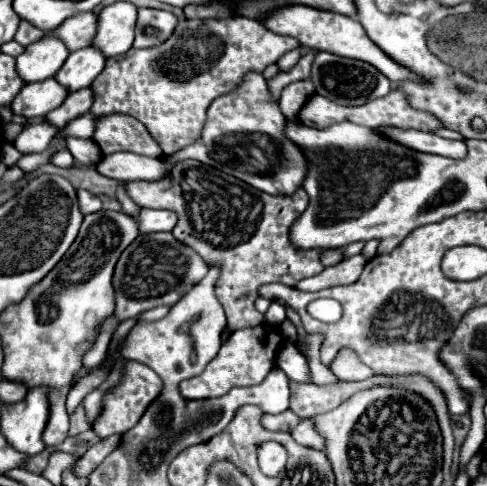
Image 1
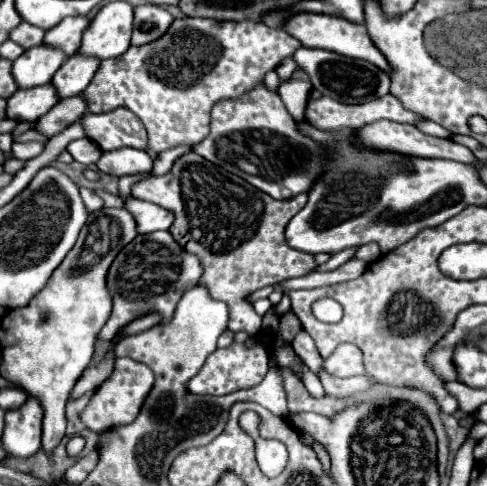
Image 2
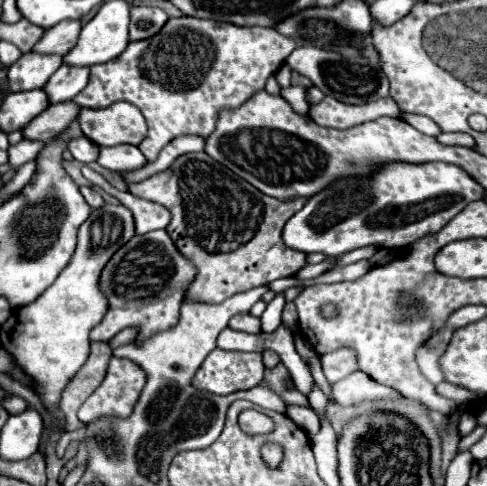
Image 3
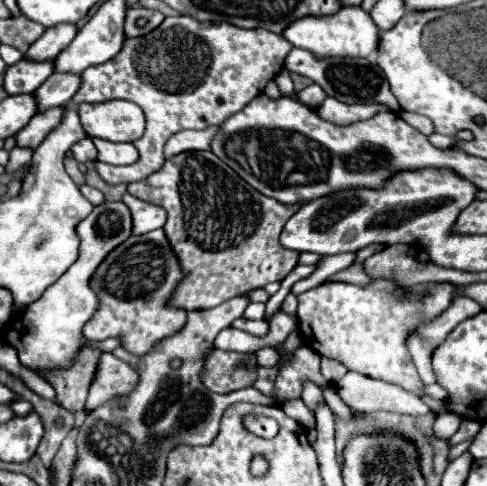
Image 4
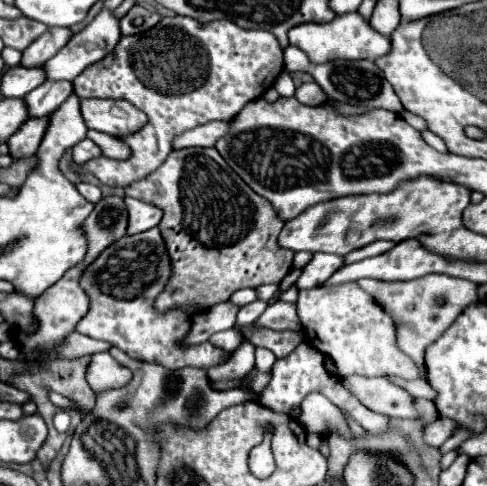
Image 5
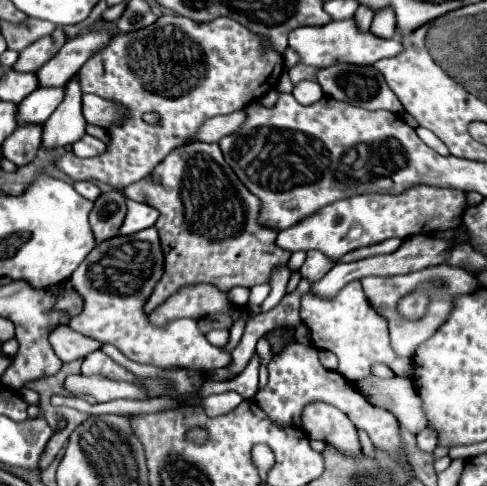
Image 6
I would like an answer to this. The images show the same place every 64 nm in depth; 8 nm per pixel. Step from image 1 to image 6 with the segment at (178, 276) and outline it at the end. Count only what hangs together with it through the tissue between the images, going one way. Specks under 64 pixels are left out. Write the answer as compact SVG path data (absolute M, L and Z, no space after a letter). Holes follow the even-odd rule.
M148 228L132 236L116 236L98 244L72 274L74 288L84 296L84 310L80 316L70 320L70 326L88 338L114 344L124 356L140 364L192 368L202 372L228 366L232 360L230 354L212 346L198 330L196 320L180 318L160 328L148 320L148 314L142 308L162 274L164 254L156 228Z

